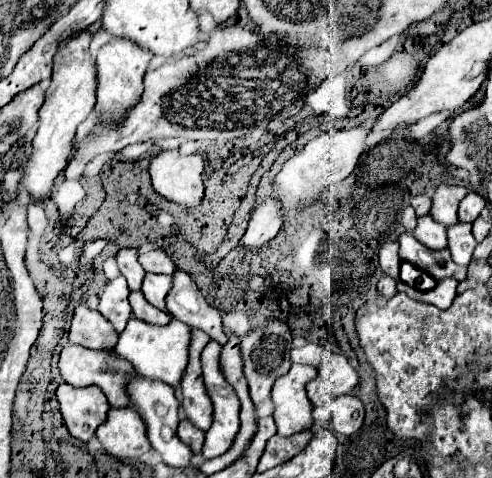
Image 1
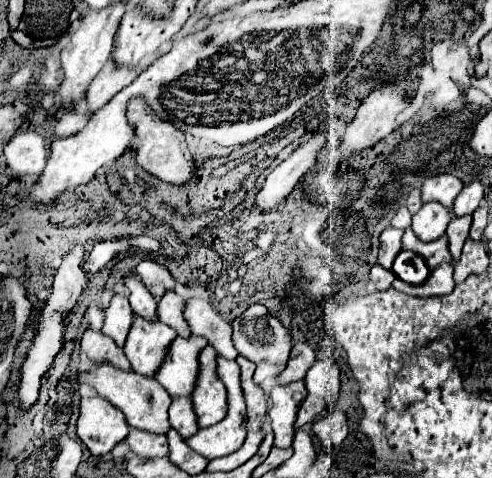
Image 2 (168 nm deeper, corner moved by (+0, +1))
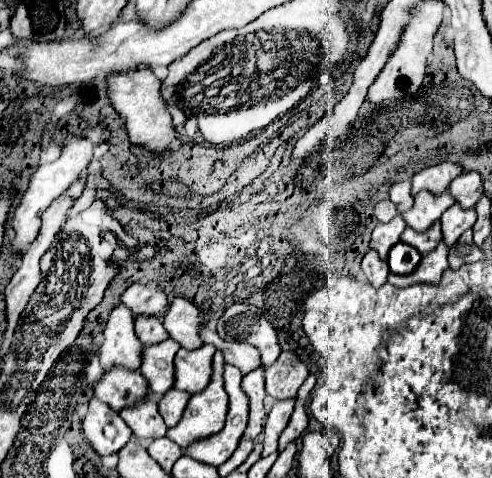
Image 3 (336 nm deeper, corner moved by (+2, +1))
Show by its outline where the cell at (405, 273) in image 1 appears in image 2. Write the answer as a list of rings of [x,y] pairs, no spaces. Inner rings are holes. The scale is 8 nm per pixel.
[[[403,249],[397,257],[395,257],[395,265],[393,265],[393,273],[403,279],[405,283],[417,285],[421,281],[425,281],[425,277],[429,275],[429,267],[423,263],[423,259],[417,253],[411,253],[407,249]]]

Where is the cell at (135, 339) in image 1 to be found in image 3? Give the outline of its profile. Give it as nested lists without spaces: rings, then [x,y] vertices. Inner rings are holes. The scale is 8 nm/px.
[[[201,345],[195,351],[179,349],[175,355],[175,389],[187,391],[187,393],[199,393],[207,387],[211,379],[211,359],[213,359],[215,347],[213,345]]]

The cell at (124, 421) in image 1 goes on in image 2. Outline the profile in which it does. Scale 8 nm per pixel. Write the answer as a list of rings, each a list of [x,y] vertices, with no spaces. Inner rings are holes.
[[[133,429],[125,443],[143,457],[165,457],[169,453],[169,443],[167,435],[151,435],[151,433],[141,433],[139,429]]]

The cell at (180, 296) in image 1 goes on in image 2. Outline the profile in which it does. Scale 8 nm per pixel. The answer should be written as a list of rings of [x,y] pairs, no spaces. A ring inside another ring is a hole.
[[[189,299],[185,309],[185,319],[191,327],[193,335],[205,337],[217,353],[225,359],[237,359],[237,349],[231,339],[231,325],[223,321],[223,317],[203,299]]]

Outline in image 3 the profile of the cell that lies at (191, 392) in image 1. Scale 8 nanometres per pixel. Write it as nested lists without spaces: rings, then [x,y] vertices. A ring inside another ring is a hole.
[[[217,351],[213,357],[213,377],[207,389],[193,395],[177,427],[167,431],[167,437],[181,449],[189,443],[209,437],[223,429],[227,415],[227,393],[223,389],[223,353]]]

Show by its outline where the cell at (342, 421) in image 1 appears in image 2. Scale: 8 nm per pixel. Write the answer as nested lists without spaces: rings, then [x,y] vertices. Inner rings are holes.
[[[331,411],[327,417],[319,419],[319,423],[313,423],[313,433],[319,437],[321,445],[325,447],[325,451],[337,447],[339,443],[343,443],[349,433],[349,425],[347,425],[347,417],[341,411]]]

